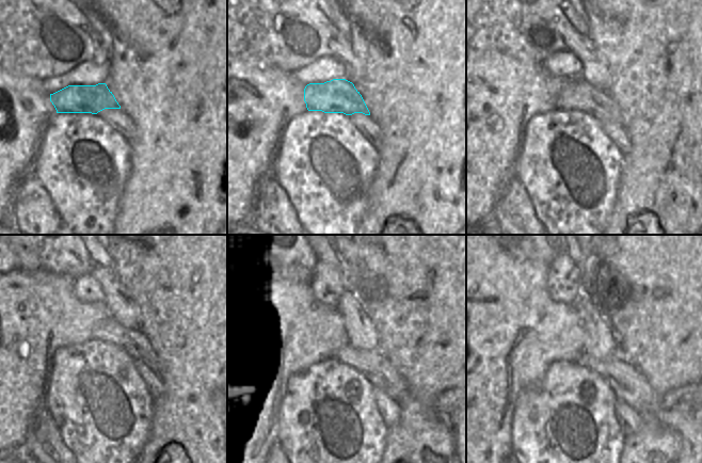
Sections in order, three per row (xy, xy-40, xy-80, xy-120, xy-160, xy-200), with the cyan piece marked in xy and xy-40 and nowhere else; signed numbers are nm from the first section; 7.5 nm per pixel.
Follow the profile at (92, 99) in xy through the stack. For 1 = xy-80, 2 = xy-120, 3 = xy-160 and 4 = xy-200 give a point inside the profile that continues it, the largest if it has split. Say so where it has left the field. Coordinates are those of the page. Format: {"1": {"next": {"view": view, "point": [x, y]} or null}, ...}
{"1": {"next": {"view": "xy-80", "point": [576, 95]}}, "2": {"next": {"view": "xy-120", "point": [131, 341]}}, "3": {"next": {"view": "xy-160", "point": [373, 365]}}, "4": {"next": {"view": "xy-200", "point": [683, 409]}}}

